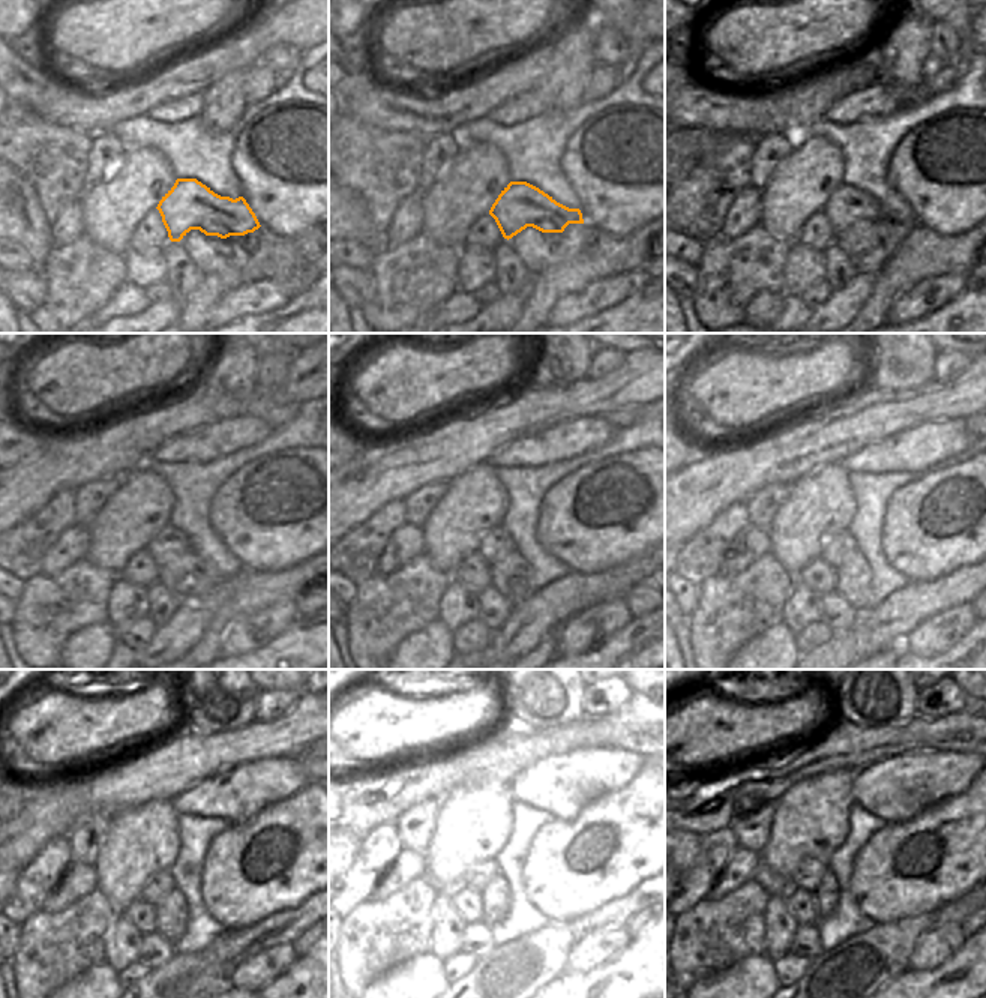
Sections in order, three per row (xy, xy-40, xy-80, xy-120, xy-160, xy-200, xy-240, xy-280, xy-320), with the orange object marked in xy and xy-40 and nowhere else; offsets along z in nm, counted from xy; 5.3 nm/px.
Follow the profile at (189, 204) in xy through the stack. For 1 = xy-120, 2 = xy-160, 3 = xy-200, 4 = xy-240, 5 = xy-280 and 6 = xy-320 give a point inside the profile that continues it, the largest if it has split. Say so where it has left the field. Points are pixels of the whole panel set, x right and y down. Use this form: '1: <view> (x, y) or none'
1: xy-120 (170, 542)
2: xy-160 (497, 544)
3: xy-200 (833, 550)
4: xy-240 (158, 886)
5: xy-280 (480, 874)
6: xy-320 (808, 875)

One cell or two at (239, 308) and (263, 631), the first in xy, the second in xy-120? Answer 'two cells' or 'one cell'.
one cell

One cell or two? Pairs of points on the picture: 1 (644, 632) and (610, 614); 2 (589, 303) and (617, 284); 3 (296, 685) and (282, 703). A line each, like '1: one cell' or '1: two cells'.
1: two cells
2: one cell
3: two cells

